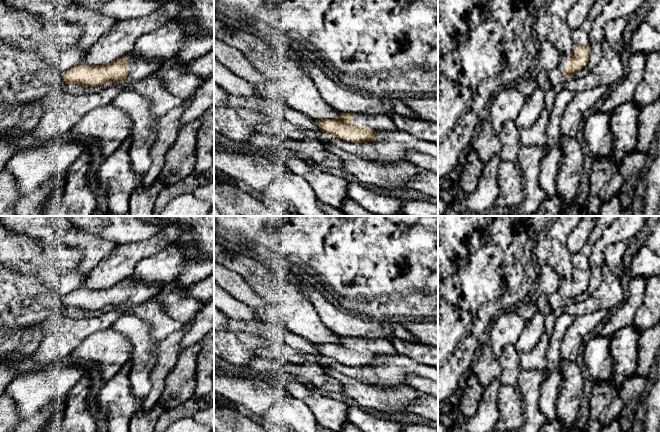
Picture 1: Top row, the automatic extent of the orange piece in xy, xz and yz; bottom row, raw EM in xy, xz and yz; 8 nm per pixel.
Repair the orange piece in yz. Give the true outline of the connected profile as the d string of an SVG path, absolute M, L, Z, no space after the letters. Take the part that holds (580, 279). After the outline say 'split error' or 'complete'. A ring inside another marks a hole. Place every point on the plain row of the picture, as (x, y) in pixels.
M575 268L570 279L561 278L558 290L549 296L552 311L583 293L589 286L591 274L589 268L585 270Z; split error

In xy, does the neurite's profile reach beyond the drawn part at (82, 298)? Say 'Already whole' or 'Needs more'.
Needs more

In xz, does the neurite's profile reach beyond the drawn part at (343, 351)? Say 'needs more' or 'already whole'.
needs more

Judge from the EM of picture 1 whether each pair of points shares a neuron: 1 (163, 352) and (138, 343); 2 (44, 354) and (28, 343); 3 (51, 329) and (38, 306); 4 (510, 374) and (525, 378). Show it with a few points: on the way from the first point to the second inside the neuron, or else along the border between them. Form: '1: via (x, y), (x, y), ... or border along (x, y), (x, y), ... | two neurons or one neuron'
1: border along (158, 342), (153, 353), (155, 365), (150, 372) | two neurons
2: border along (42, 336), (39, 346), (32, 355) | two neurons
3: border along (54, 314), (43, 323) | two neurons
4: border along (521, 371), (516, 385) | two neurons

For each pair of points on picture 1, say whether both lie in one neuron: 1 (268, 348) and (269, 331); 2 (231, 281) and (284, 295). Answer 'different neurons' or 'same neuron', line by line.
1: different neurons
2: different neurons

